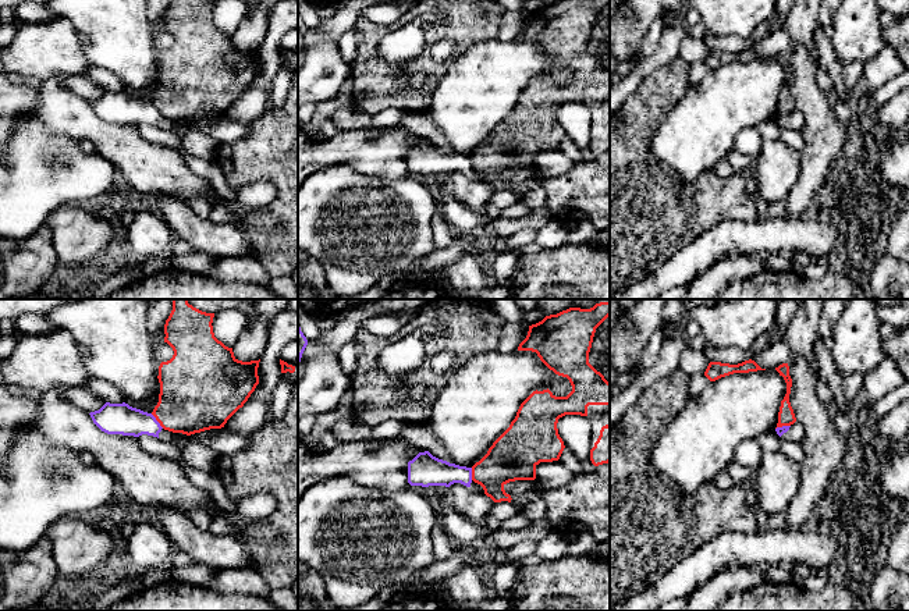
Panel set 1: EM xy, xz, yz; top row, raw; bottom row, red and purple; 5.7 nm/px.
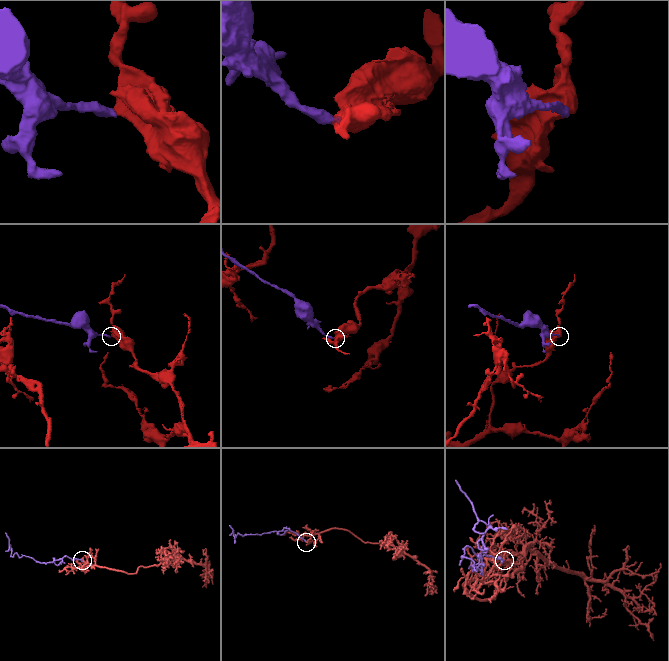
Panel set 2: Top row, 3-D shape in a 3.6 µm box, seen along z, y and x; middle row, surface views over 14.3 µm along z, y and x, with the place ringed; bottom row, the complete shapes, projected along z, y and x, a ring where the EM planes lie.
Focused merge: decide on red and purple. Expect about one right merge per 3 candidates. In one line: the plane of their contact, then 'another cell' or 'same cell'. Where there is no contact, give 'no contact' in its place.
contact in xy; another cell

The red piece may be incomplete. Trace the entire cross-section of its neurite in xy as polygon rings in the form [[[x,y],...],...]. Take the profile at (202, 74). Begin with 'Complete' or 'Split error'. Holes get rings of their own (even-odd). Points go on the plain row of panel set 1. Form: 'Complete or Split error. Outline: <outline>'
Complete. Outline: [[[171,0],[166,8],[164,31],[173,36],[174,43],[159,54],[160,82],[159,90],[152,100],[164,118],[191,124],[210,117],[221,117],[244,95],[259,72],[258,56],[260,47],[251,50],[238,49],[232,36],[226,35],[214,25],[213,6],[214,1],[206,0]]]

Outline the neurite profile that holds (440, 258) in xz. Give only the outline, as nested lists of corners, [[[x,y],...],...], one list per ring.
[[[457,241],[448,248],[436,248],[416,263],[416,269],[425,273],[440,271],[461,260],[471,251],[466,241]]]

